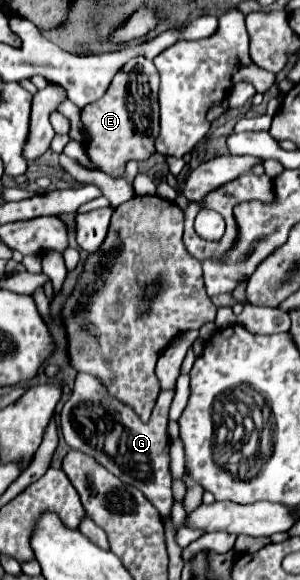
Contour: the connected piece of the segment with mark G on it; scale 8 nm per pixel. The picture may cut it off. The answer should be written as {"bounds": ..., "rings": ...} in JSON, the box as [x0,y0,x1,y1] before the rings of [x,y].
{"bounds":[61,373,175,519],"rings":[[[79,373],[73,393],[61,409],[61,429],[67,445],[95,457],[121,481],[143,491],[143,495],[155,505],[163,519],[171,515],[175,501],[169,475],[169,439],[165,435],[171,399],[171,391],[161,391],[149,423],[141,423],[133,409],[113,399],[95,377]]]}

